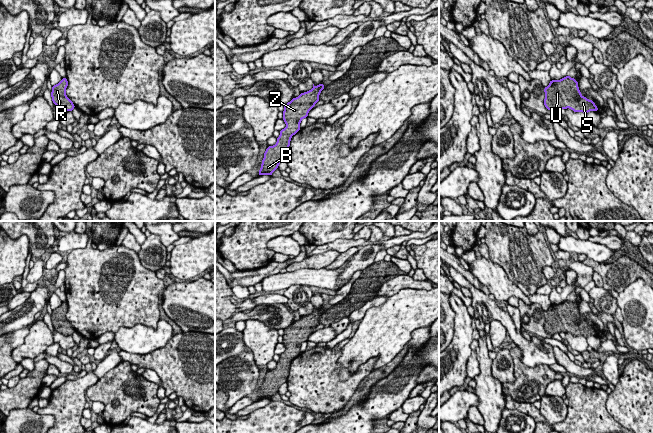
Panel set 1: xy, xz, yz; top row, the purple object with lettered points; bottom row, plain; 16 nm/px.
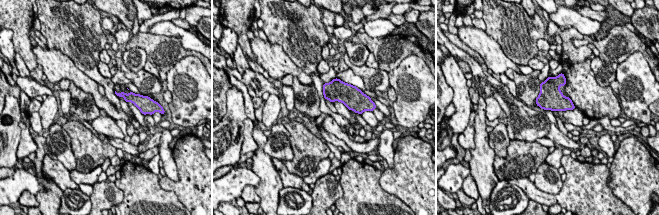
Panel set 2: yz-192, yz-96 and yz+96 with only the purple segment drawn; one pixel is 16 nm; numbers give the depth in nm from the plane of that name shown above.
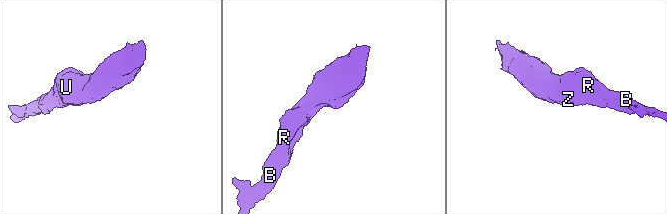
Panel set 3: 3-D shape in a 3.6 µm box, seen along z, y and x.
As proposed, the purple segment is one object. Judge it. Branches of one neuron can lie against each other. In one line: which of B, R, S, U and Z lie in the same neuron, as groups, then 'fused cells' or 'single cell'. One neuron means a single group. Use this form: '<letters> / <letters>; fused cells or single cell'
B R S U Z; single cell

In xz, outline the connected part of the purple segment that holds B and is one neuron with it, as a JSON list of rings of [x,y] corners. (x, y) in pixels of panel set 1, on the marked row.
[[[322,83],[317,86],[313,84],[311,90],[300,93],[298,97],[284,105],[283,120],[286,127],[280,131],[277,143],[266,149],[259,176],[272,176],[272,173],[278,169],[279,163],[287,158],[292,136],[300,130],[301,120],[308,116],[309,111],[320,100],[319,95],[324,88]]]

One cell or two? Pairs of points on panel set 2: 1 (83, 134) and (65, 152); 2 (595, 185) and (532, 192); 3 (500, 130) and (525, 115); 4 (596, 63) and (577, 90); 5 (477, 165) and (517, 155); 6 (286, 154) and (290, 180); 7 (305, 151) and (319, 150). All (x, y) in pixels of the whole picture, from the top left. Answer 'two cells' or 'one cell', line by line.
1: two cells
2: one cell
3: two cells
4: two cells
5: two cells
6: two cells
7: one cell

